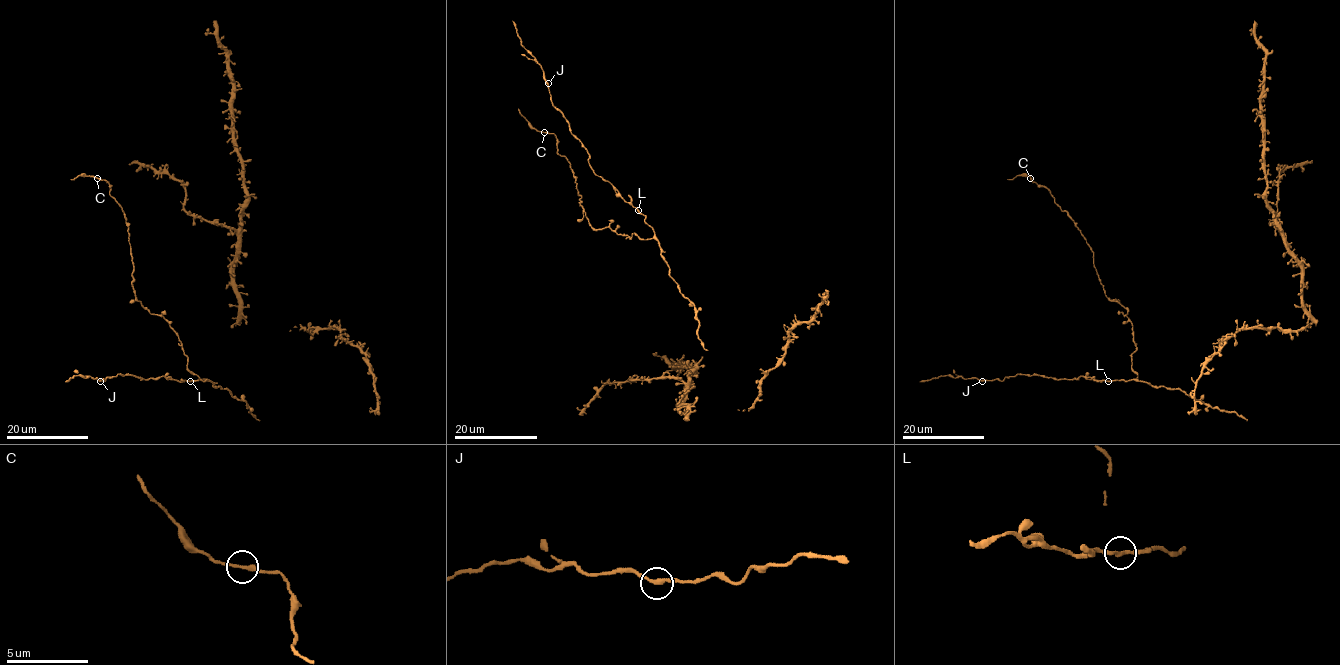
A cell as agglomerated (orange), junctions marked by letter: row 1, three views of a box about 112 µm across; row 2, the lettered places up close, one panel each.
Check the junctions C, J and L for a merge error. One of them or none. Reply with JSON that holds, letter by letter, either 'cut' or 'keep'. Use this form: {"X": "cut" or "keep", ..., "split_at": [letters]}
{"C": "keep", "J": "keep", "L": "keep", "split_at": []}

